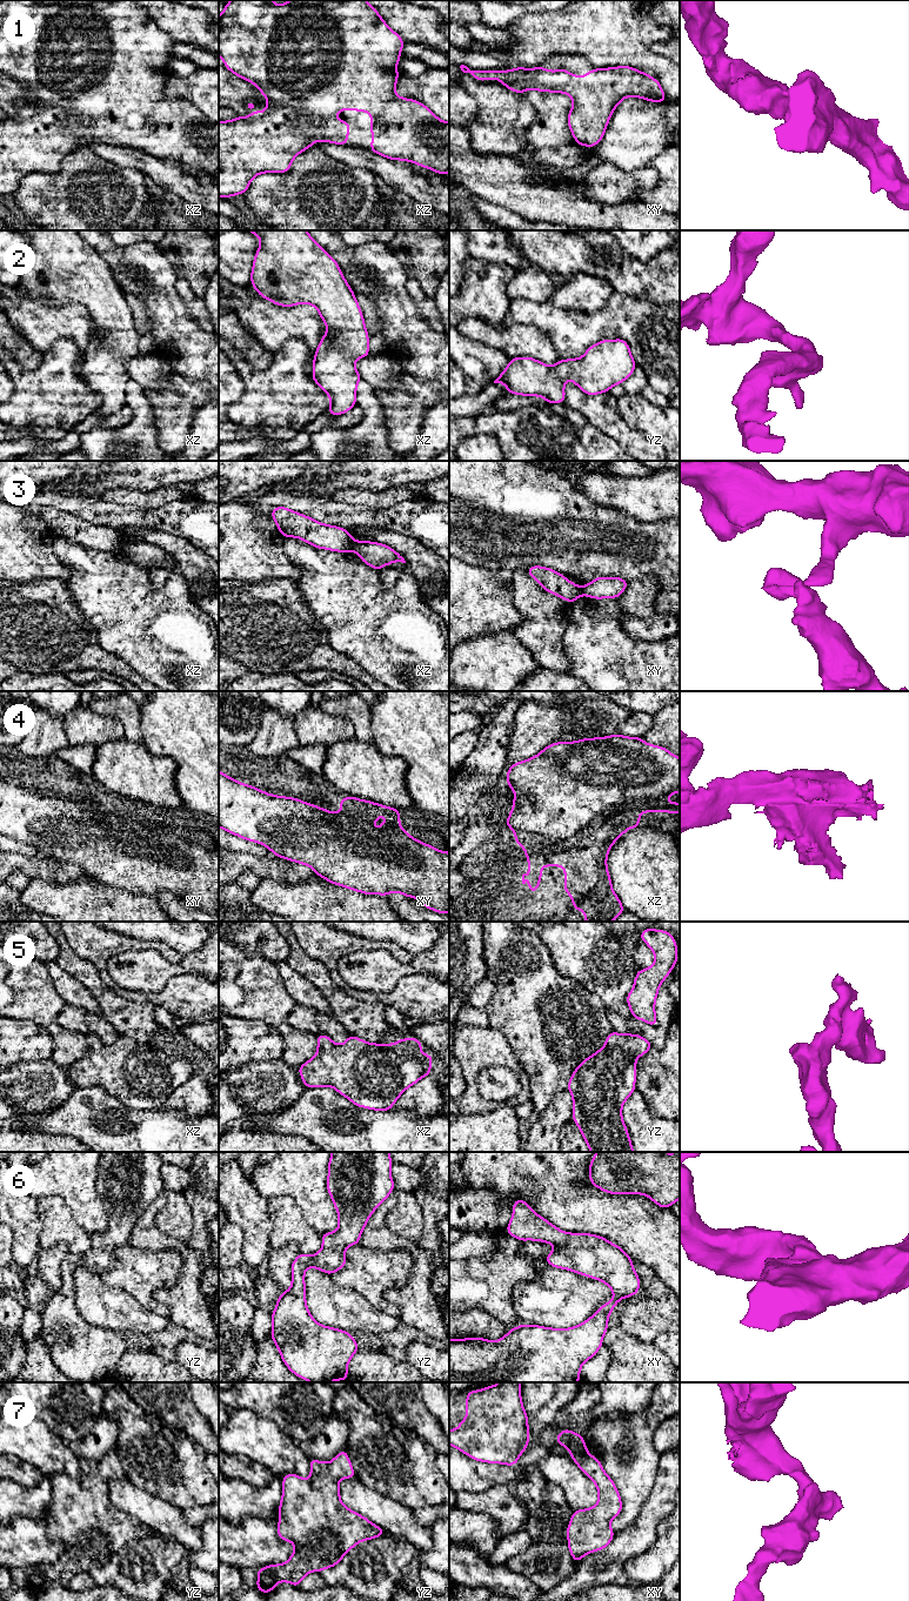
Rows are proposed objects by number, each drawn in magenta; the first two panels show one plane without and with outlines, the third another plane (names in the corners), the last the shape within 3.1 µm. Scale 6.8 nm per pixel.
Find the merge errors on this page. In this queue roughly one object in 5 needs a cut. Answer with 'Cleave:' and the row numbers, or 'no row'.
Cleave: 3

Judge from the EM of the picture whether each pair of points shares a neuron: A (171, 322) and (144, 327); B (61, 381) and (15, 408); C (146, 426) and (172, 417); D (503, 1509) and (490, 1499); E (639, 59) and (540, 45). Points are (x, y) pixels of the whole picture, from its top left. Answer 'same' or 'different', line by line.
A: different
B: same
C: different
D: same
E: same

